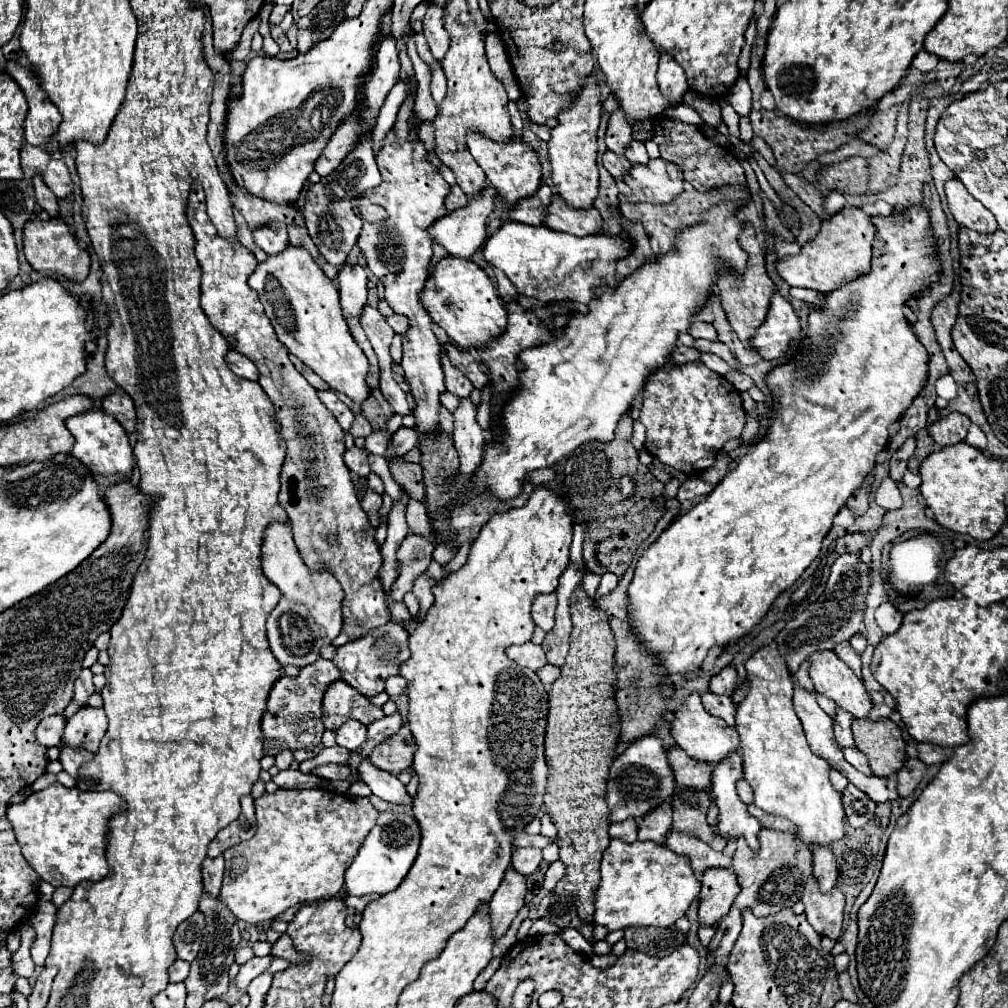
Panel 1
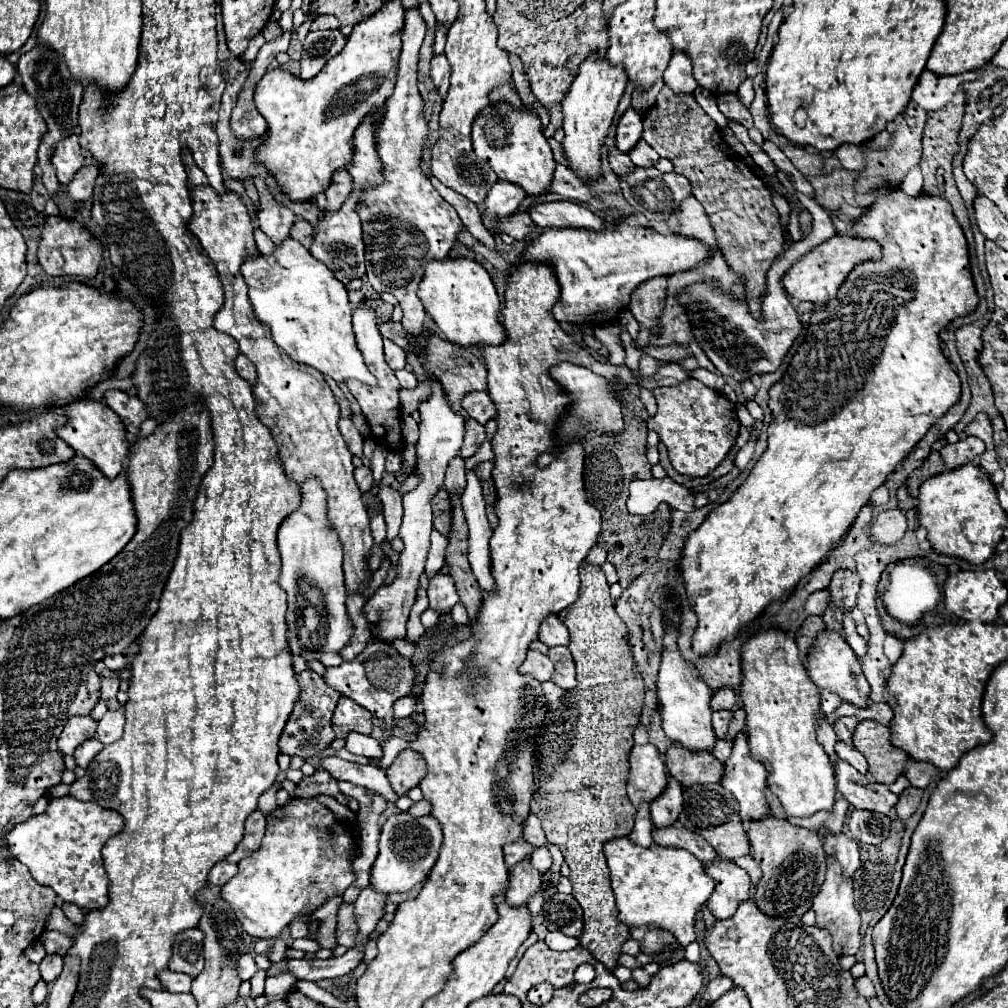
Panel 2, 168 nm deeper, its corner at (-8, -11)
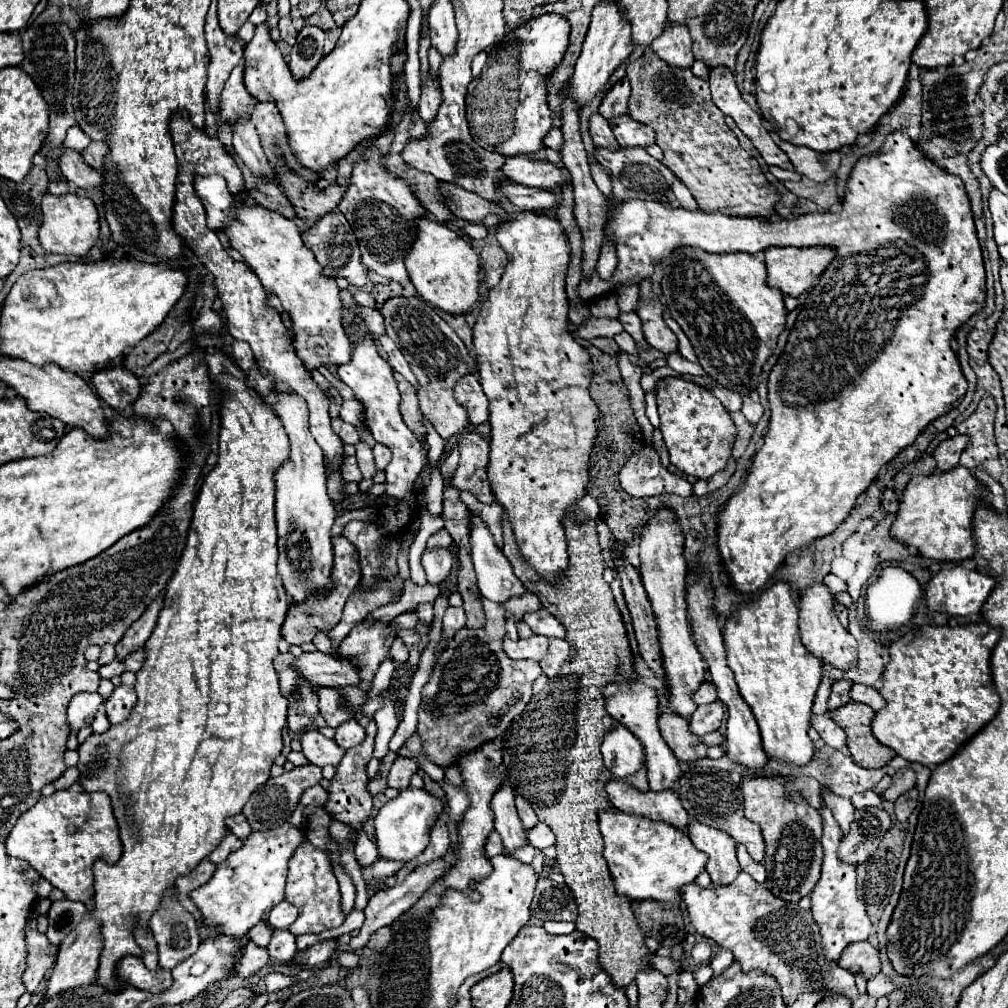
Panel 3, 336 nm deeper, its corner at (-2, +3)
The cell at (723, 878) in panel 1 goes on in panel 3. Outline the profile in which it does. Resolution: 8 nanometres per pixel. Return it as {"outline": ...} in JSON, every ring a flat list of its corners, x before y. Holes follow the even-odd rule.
{"outline":[[690,822,686,828,692,844,708,854,706,870,714,884,730,884,742,870,736,860,736,842,726,832,710,828,700,822]]}

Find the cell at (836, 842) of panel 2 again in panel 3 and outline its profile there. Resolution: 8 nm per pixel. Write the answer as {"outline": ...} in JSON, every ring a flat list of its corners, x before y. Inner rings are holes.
{"outline":[[824,790,822,792,822,798,824,798,824,804,826,808,830,808,830,812,834,814,836,822,840,824,842,832,848,832,850,830,850,824,854,820,854,806,850,802,850,798,842,798,842,796,836,796,832,790]]}

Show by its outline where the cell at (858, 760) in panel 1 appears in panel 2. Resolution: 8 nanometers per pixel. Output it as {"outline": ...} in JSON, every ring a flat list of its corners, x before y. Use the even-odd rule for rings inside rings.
{"outline":[[838,742,838,744,836,744,836,754,838,754,840,758,844,758,848,764,852,764,860,774,866,774,866,772,868,772,868,762,866,762,866,758,864,758,856,748]]}

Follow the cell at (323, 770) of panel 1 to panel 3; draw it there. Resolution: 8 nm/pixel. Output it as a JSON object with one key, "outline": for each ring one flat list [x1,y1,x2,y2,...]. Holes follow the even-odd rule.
{"outline":[[306,764,302,768,294,768,292,772,286,772,278,778,268,778,264,786,258,788,258,792,254,794,254,800,250,800,242,814,246,816,248,824,252,826,254,832,262,832,262,830,272,830,274,826,282,826,286,824,286,820,292,816,292,812,298,806,298,800,302,796,302,792,314,784,318,784,322,780,322,770,314,764]]}

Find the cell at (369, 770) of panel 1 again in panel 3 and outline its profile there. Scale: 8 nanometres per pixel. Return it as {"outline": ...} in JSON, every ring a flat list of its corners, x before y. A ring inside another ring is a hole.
{"outline":[[310,728,302,734,302,752,310,764,316,764,320,768,328,764,338,766,344,756,344,750,332,738,322,736,316,728]]}

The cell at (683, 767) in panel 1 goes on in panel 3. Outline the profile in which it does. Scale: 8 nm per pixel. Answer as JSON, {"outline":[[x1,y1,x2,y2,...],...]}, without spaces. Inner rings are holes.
{"outline":[[662,712,660,732,668,748,674,752,674,756,680,762,690,762,690,760,698,760,706,756,708,748,700,742,700,736,690,732,686,718,678,718,678,714,674,712]]}

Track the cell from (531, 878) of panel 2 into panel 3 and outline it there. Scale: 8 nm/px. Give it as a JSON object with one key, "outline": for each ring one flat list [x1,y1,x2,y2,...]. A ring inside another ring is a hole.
{"outline":[[504,782,492,796,490,808,494,812,494,828,500,834,508,852,518,846,526,846,526,832,516,814,514,806,514,790,508,782]]}

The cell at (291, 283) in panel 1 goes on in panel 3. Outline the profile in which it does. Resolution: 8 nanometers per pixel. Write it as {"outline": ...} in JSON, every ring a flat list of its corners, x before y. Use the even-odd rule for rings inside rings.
{"outline":[[196,176,194,190,206,208,210,230,224,232,228,236,230,246,242,254,244,262,260,278,262,286,268,292,274,292,284,310,290,314,294,328,294,350,304,366,312,372,326,364,348,364,352,344,340,322,340,290,336,280,322,276,322,268,312,250,304,246,298,226,274,210,260,204,248,206,244,198,238,200,234,194,230,194,222,176]]}

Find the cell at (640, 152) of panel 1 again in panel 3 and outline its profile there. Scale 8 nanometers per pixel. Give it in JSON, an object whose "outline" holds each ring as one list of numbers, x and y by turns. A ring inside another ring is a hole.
{"outline":[[622,114,618,118,610,120,612,132,622,148,632,148,632,146,648,146,654,142,654,130,646,124,636,122,628,114]]}

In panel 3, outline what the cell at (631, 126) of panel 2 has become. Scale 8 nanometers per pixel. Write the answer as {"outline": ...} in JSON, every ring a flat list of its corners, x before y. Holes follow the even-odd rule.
{"outline":[[622,78,604,94,598,112,606,120,626,114,628,112,628,96,630,96,630,82,628,82,628,78]]}

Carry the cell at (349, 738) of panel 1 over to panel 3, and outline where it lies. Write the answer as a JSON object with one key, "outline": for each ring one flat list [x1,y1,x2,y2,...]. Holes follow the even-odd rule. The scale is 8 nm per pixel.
{"outline":[[352,718,352,720,346,720,344,724,340,724,340,726,336,728,334,742,336,742,338,746,342,746,344,750,348,750,348,748,352,748,352,746,358,746,358,744,364,740,364,736,366,736,364,728]]}

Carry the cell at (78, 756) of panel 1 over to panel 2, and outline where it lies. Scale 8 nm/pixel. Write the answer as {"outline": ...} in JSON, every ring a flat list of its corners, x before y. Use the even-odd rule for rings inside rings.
{"outline":[[90,738,88,742,84,742,76,752,74,752,74,760,76,760,76,766,80,766,80,768,86,768,90,762,92,762,92,758,98,754,102,750,102,744,98,742,98,740,94,740,94,738]]}

